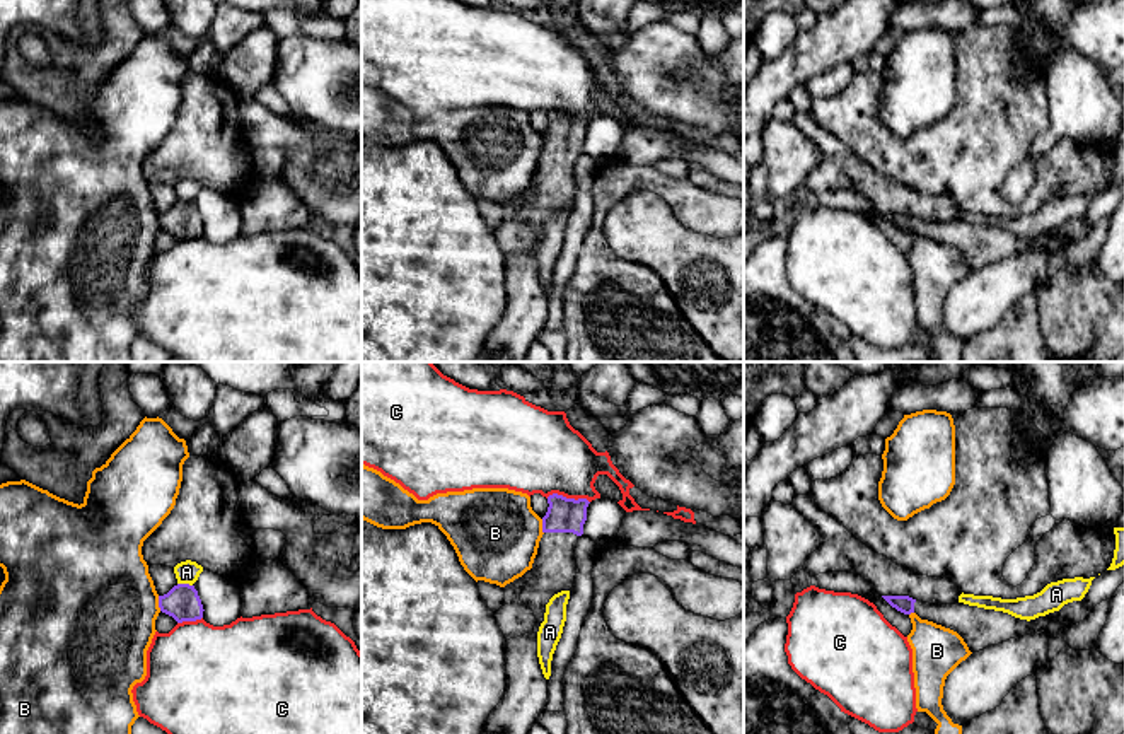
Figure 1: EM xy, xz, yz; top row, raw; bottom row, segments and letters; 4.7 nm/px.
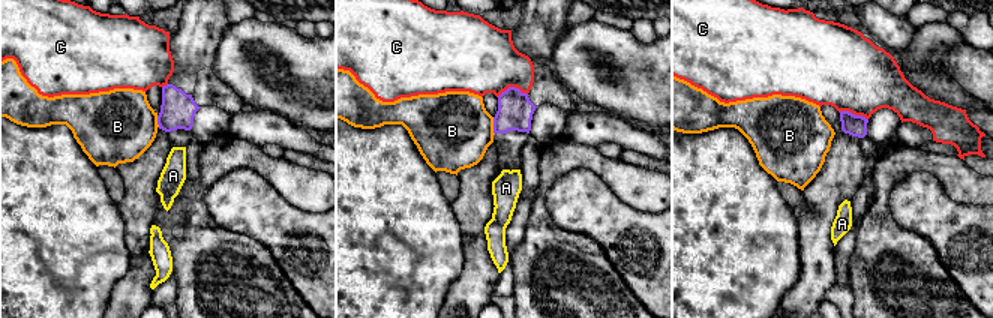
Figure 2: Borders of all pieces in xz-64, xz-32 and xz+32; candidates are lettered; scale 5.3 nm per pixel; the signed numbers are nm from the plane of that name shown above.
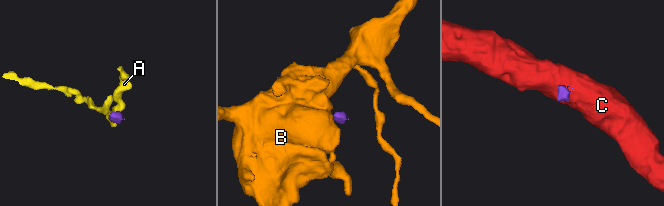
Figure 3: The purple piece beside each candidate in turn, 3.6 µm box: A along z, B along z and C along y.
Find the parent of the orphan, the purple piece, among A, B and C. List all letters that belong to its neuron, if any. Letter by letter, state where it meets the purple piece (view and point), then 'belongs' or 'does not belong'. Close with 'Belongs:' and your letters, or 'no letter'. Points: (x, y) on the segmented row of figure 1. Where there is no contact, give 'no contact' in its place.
A: xy (185, 584) | does not belong
B: xy (159, 603) | does not belong
C: xz (568, 499) | does not belong
Belongs: no letter

